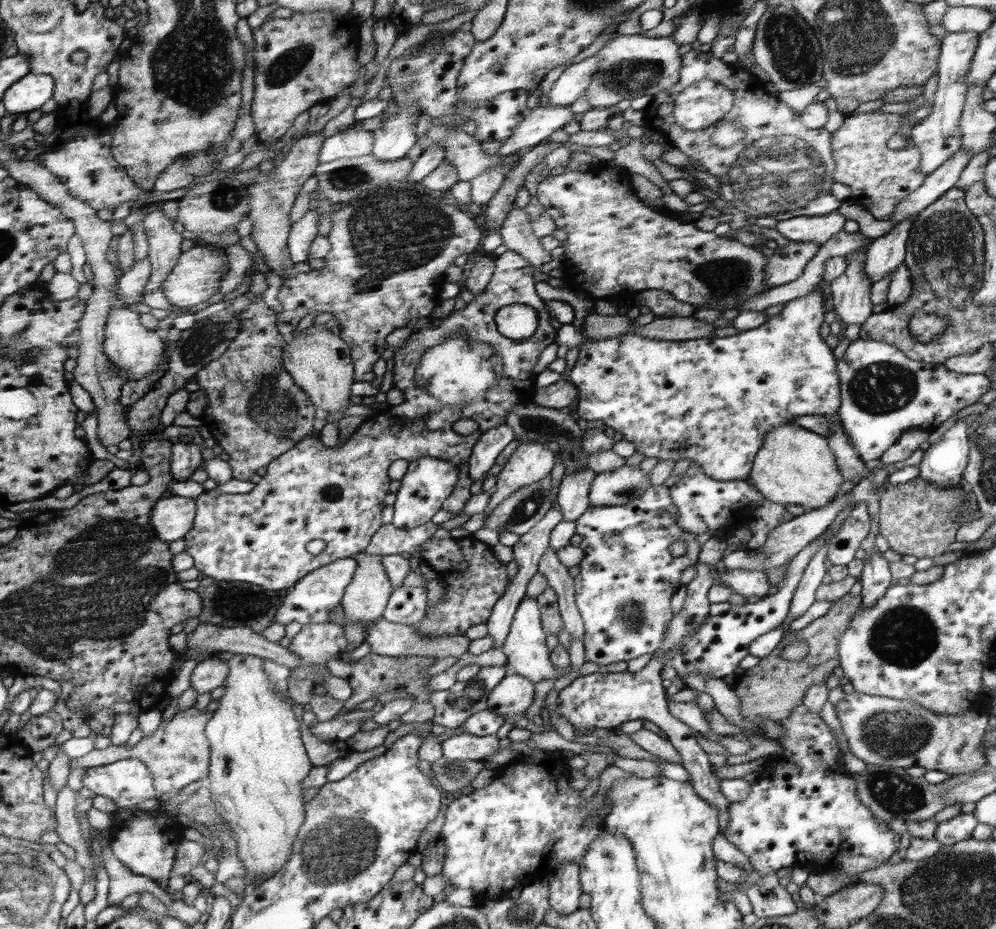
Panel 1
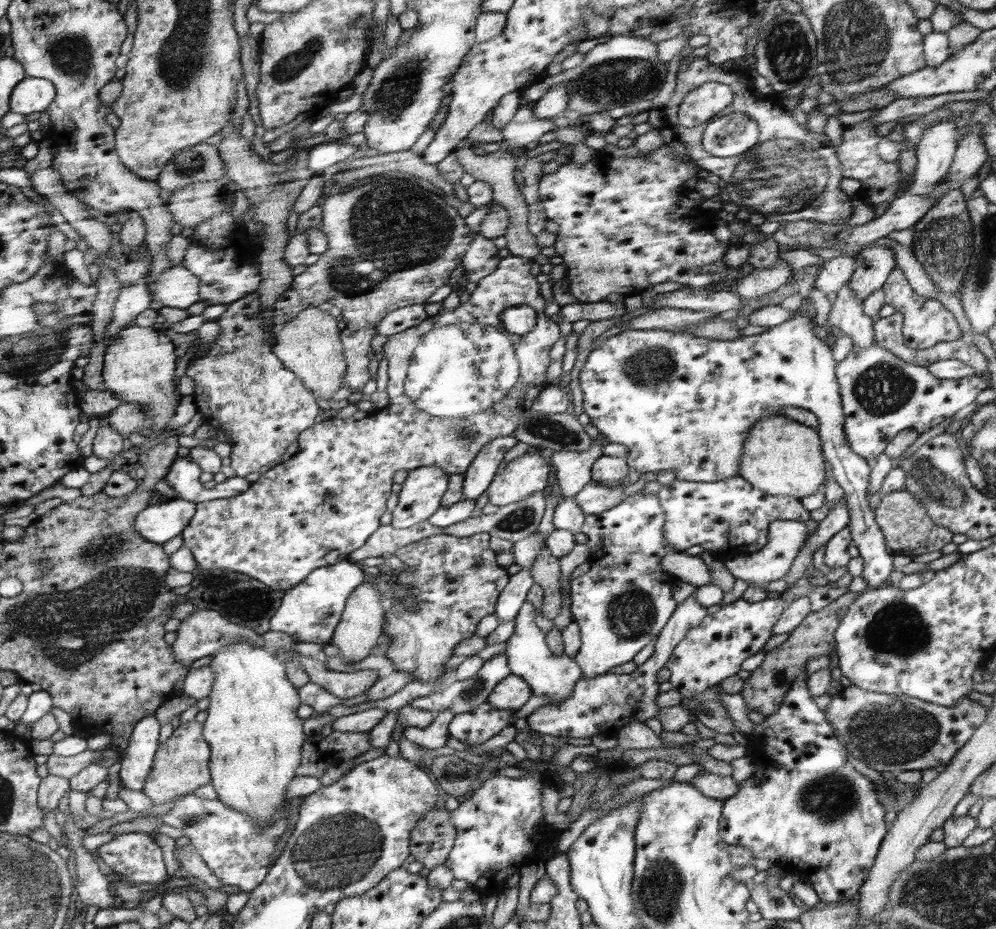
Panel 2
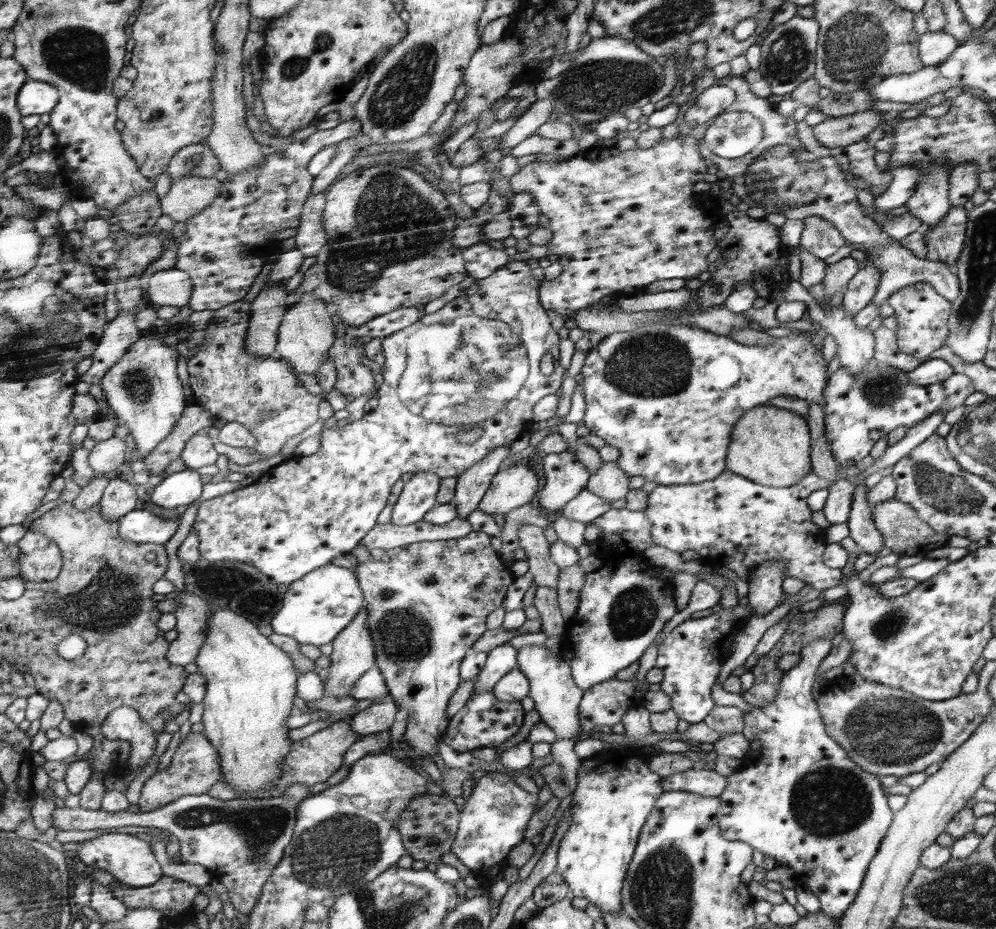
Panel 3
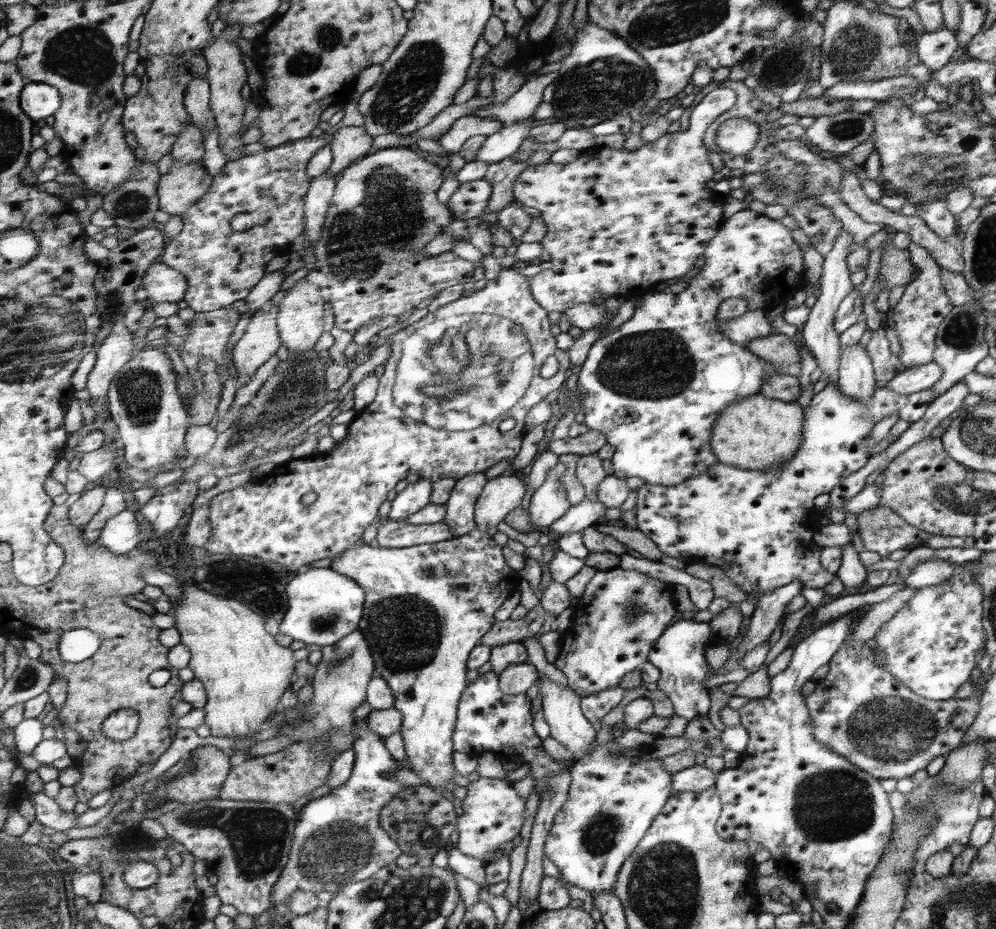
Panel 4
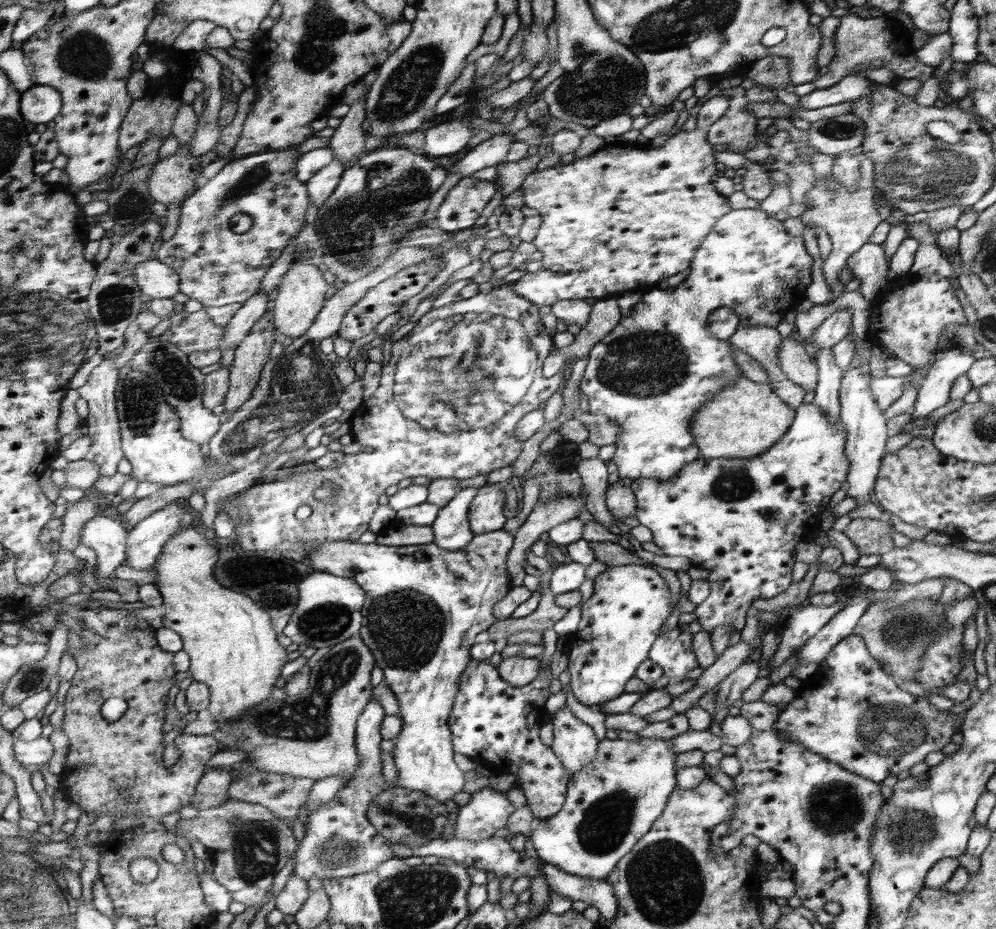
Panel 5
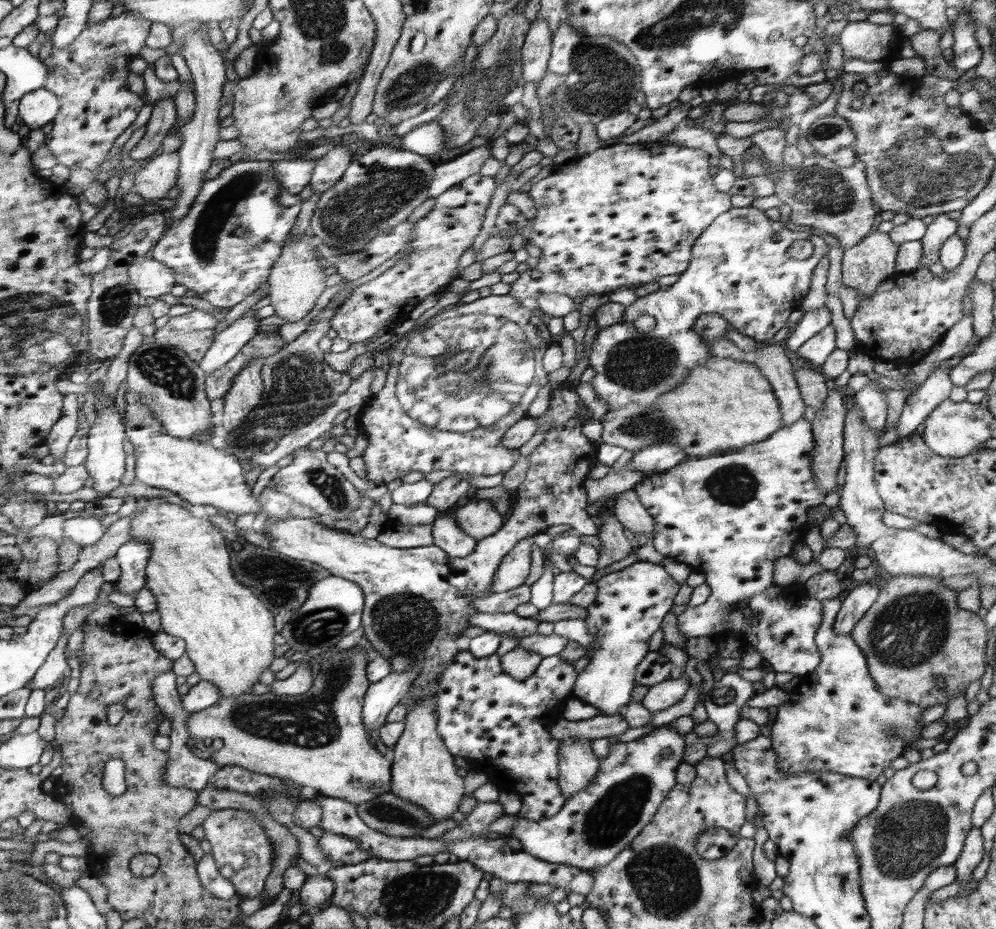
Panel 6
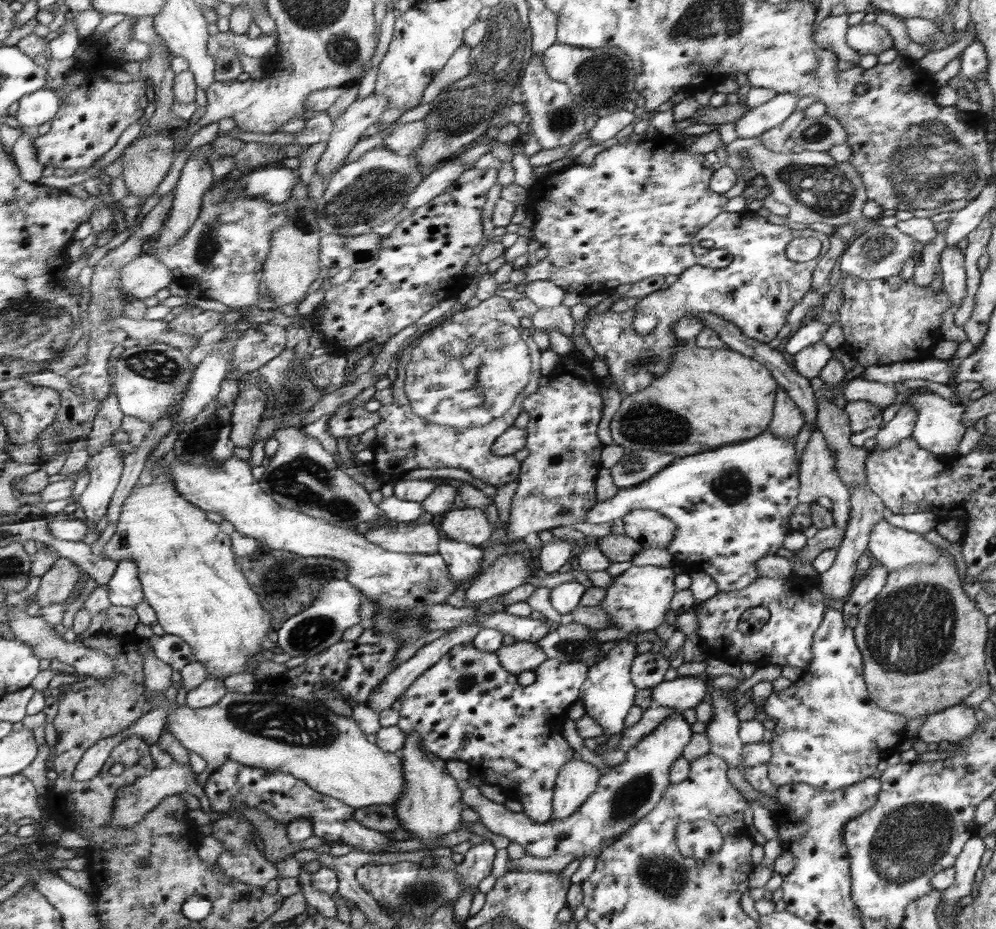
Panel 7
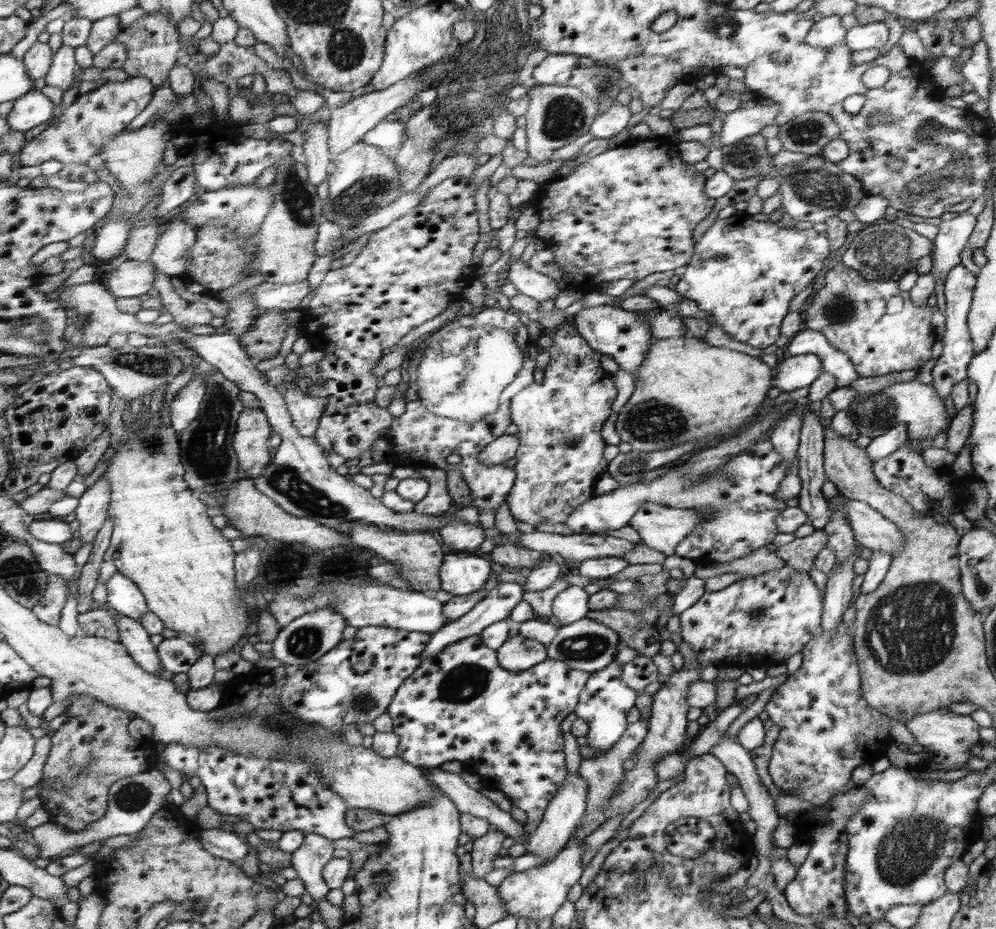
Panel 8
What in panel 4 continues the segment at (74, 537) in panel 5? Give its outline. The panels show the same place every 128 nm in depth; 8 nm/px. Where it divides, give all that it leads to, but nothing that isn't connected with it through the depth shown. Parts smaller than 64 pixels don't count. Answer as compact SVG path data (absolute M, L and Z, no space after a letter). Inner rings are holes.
M98 486L72 498L68 503L69 519L74 526L82 529L92 520L92 517L102 508L106 489Z

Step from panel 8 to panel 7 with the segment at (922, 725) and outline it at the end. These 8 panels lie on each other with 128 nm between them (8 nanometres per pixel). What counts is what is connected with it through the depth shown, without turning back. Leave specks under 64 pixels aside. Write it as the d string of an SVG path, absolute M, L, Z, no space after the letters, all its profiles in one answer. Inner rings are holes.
M961 703L930 716L919 728L916 739L928 744L947 741L951 746L960 745L964 738L976 732L977 726L974 709Z

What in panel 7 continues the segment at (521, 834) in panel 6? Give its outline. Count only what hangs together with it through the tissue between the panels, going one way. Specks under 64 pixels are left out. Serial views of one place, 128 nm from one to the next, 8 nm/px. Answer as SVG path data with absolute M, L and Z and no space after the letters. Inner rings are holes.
M676 709L672 715L662 720L660 725L652 733L636 744L635 748L626 752L626 761L619 766L610 767L603 775L599 775L599 784L595 792L588 798L587 802L580 807L575 815L568 816L568 820L552 820L546 824L536 824L520 812L512 810L507 804L498 804L484 797L476 785L468 784L467 780L458 781L459 788L463 792L463 801L466 807L473 808L478 814L480 822L490 831L497 835L508 838L511 842L521 844L526 853L538 858L548 858L556 854L573 854L579 861L584 860L586 856L592 856L599 850L600 845L609 838L616 838L628 834L636 823L649 815L663 798L664 791L670 786L670 772L675 765L675 761L683 757L683 752L691 743L693 732L691 725L684 720L682 713Z

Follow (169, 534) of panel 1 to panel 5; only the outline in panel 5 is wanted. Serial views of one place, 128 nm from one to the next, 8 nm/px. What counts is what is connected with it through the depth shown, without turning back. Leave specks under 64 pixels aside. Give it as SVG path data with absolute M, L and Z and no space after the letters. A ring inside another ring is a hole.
M96 515L82 529L80 543L90 545L96 552L96 578L108 578L116 568L127 564L128 532L119 520Z

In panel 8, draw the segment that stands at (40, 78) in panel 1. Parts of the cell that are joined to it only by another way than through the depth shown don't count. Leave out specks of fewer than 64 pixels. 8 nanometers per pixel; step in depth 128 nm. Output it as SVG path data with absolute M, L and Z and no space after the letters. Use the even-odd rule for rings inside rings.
M34 88L15 100L14 108L8 116L10 124L20 132L32 130L52 117L52 106L52 100Z

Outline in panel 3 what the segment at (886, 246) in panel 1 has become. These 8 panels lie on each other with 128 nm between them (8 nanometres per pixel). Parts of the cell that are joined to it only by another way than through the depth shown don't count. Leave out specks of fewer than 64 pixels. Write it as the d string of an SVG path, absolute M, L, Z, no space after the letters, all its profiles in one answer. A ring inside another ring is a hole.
M869 258L869 264L866 268L862 268L850 280L848 287L843 294L843 307L846 312L853 317L858 314L864 307L867 307L877 293L878 281L880 274L876 270L876 266L872 264Z

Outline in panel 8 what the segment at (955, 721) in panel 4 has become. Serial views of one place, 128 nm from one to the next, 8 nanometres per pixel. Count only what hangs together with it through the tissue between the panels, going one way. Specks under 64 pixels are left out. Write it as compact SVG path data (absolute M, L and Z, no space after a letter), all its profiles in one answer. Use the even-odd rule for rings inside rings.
M842 622L831 635L819 630L802 650L803 661L800 669L789 676L786 682L770 696L764 711L769 719L780 727L778 739L774 742L771 757L771 779L783 791L796 790L798 796L813 806L822 807L838 790L850 782L854 768L861 764L872 765L876 760L887 757L887 749L893 743L890 735L892 720L867 704L860 696L862 670L855 655L853 638L848 635L847 626Z

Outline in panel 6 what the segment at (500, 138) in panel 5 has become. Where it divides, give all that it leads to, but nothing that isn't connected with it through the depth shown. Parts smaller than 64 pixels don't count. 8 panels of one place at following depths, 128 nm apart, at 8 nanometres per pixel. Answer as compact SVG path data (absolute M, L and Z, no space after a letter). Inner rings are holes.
M492 143L473 148L450 161L439 161L428 189L428 198L441 196L449 188L479 172L486 160L492 157Z

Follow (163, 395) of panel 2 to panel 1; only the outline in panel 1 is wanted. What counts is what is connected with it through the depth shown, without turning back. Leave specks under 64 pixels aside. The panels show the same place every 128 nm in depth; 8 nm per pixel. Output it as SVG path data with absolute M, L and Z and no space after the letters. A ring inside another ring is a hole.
M115 305L109 312L105 324L105 340L103 343L104 354L113 362L115 367L127 374L127 383L133 380L147 378L152 372L157 371L160 363L166 359L166 347L164 342L160 340L160 336L156 331L148 329L143 323L140 314L134 310L125 307L124 305Z

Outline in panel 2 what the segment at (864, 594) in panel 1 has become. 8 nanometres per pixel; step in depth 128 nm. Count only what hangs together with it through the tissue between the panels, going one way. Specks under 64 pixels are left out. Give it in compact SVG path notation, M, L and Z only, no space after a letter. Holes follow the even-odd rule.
M794 313L786 322L780 326L769 328L763 334L754 334L754 336L746 336L738 338L738 340L709 340L707 337L696 337L692 334L680 332L670 332L666 330L626 330L620 332L616 336L608 338L602 342L600 346L596 346L586 363L582 366L579 373L579 380L583 392L583 408L584 412L590 417L590 422L596 426L600 432L600 436L608 443L618 443L628 448L626 456L629 467L636 468L638 472L650 472L662 470L676 470L676 480L686 480L695 482L713 482L720 480L732 479L741 475L744 443L747 440L747 434L750 427L754 426L760 419L768 418L776 414L781 414L783 407L795 406L796 408L805 408L813 412L819 422L819 437L823 443L823 455L830 465L830 471L834 476L834 481L845 492L845 502L849 510L849 526L851 530L852 544L859 550L859 557L862 558L864 568L862 578L867 582L869 590L878 590L880 586L885 586L891 572L895 569L892 564L893 552L888 548L887 541L879 524L875 521L875 512L870 509L867 490L870 485L869 473L870 469L866 459L861 457L859 453L851 447L848 442L847 433L844 432L844 413L842 391L839 388L838 381L838 363L832 357L830 346L823 342L814 334L812 326L816 322L806 314Z

